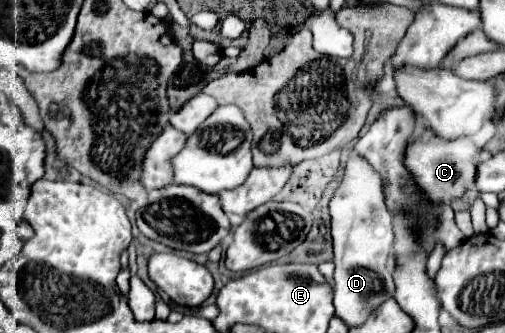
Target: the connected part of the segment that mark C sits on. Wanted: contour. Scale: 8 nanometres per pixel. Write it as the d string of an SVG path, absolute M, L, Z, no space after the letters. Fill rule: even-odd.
M419 136L413 138L411 146L407 146L405 162L409 170L415 174L415 180L425 186L427 194L431 198L439 198L443 202L449 202L453 198L461 198L465 192L465 184L475 180L475 164L473 156L477 152L477 146L469 138L459 138L455 142L441 142L441 138L431 138L423 142Z

